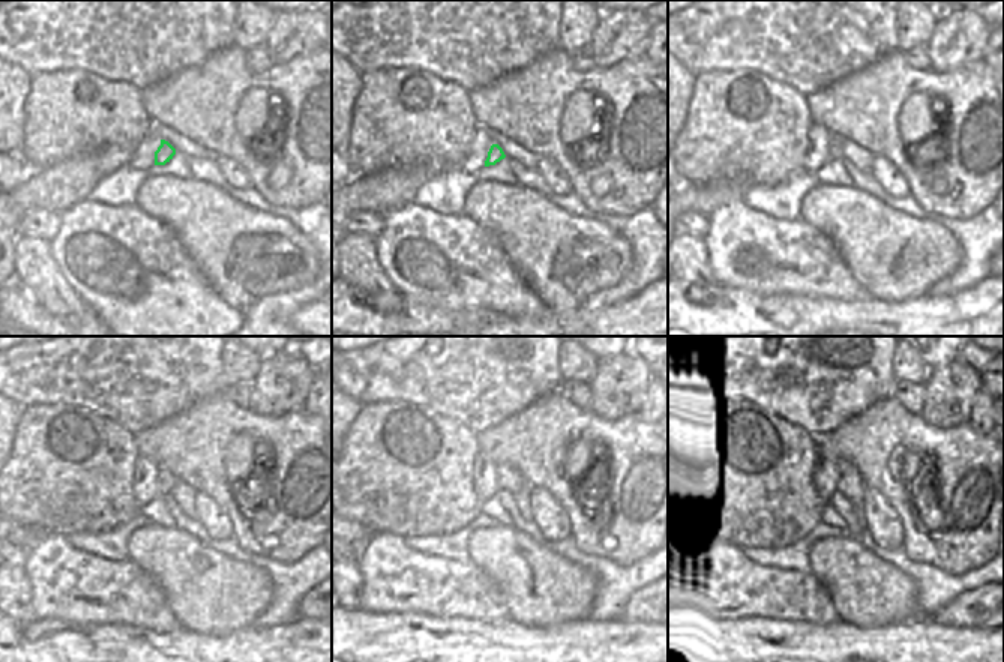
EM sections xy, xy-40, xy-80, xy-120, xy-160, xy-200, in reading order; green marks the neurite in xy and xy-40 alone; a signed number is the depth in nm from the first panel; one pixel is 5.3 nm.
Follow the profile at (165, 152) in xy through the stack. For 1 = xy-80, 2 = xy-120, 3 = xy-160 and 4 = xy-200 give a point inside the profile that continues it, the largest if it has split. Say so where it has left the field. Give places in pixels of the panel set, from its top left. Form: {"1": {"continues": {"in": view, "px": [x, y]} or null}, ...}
{"1": {"continues": {"in": "xy-80", "px": [835, 143]}}, "2": {"continues": {"in": "xy-120", "px": [165, 481]}}, "3": {"continues": {"in": "xy-160", "px": [509, 479]}}, "4": {"continues": {"in": "xy-200", "px": [848, 482]}}}

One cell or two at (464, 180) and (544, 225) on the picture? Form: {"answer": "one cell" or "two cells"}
{"answer": "two cells"}

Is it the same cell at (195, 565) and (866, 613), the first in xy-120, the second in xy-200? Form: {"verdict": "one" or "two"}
{"verdict": "one"}

